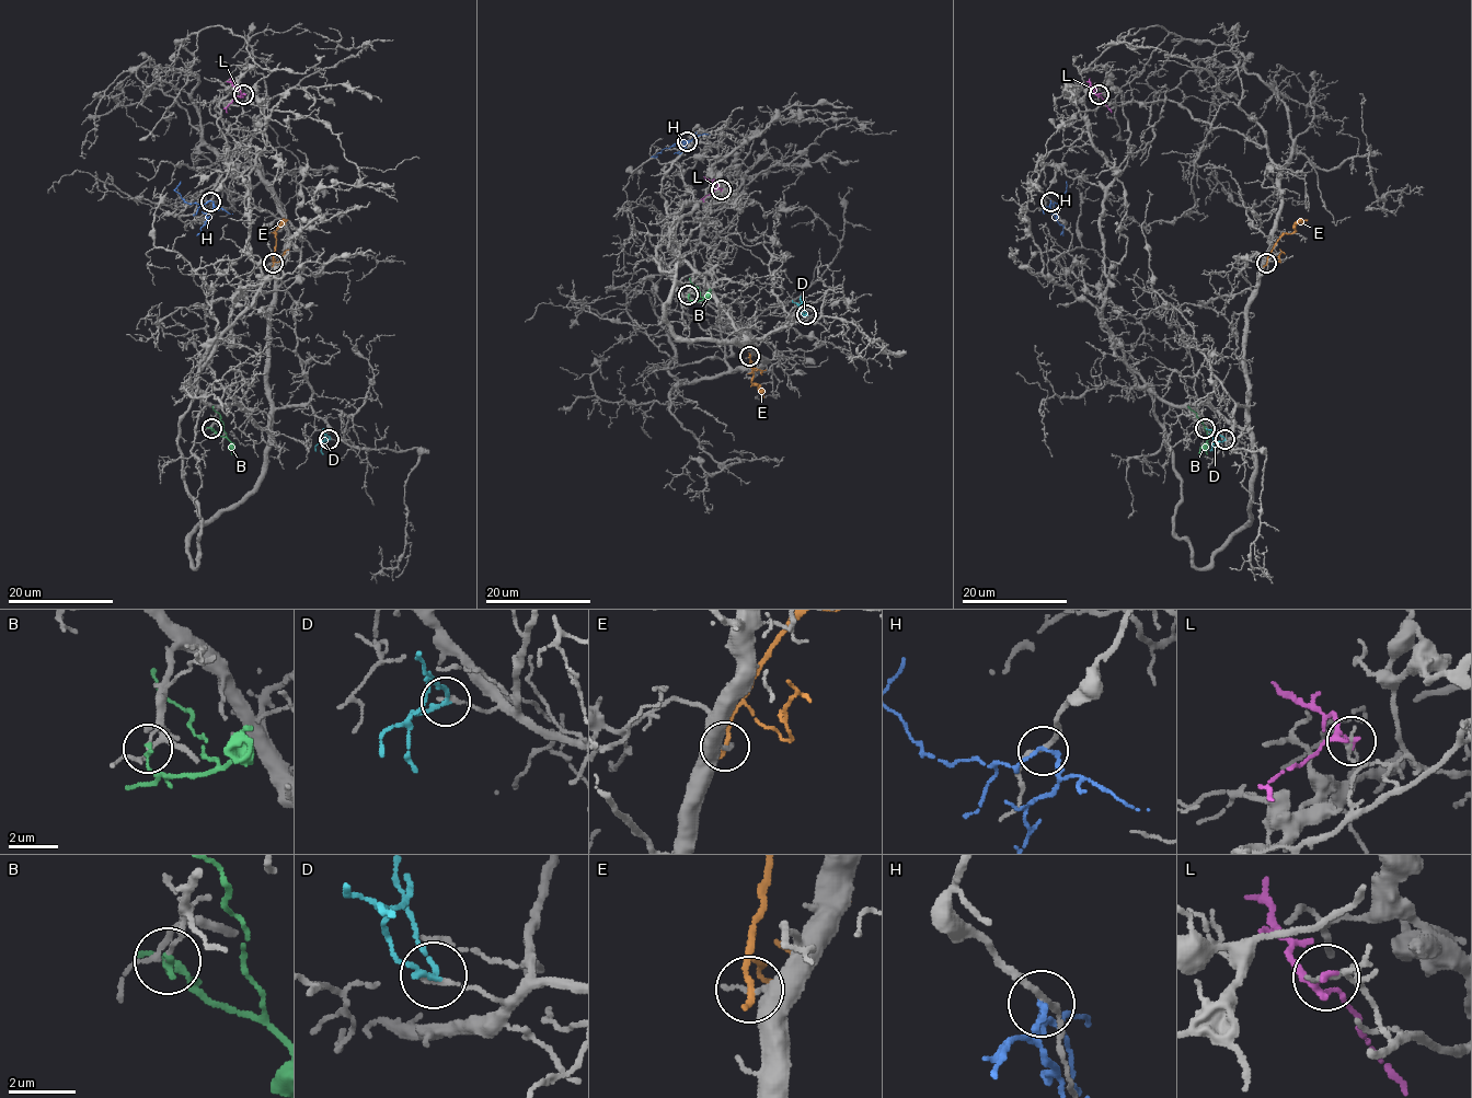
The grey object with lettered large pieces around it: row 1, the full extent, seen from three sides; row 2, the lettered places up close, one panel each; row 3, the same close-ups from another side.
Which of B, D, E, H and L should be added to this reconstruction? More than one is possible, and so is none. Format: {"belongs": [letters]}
{"belongs": ["D"]}

